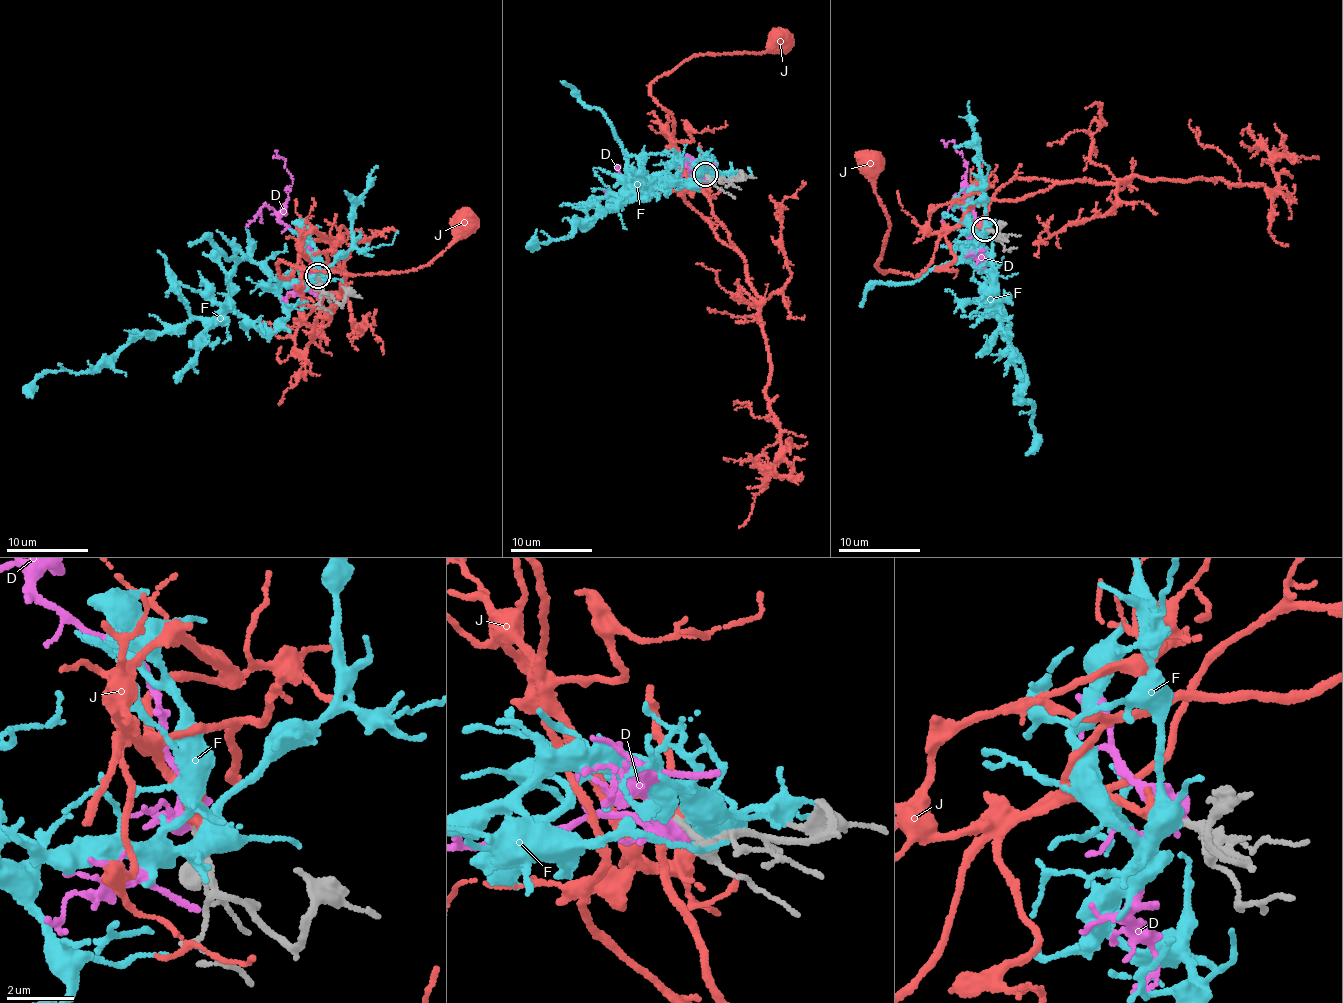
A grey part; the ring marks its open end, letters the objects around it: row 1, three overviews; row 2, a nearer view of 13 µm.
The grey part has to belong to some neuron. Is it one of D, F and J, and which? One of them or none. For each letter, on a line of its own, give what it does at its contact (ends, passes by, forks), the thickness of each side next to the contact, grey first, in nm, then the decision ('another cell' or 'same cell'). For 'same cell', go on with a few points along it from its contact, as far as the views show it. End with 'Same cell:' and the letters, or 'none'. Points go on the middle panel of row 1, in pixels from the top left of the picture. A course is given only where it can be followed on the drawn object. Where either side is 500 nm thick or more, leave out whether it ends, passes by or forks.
D: it forks there; 220 nm thick on the grey side, 440 nm on the other; another cell
F: it forks there; 200 nm thick on the grey side, 480 nm on the other; another cell
J: it ends there; 200 nm thick on the grey side, 320 nm on the other; same cell; it runs (706, 174), (688, 166), (677, 153), (671, 112), (651, 94), (651, 83), (694, 56), (765, 51), (779, 38)
Same cell: J

